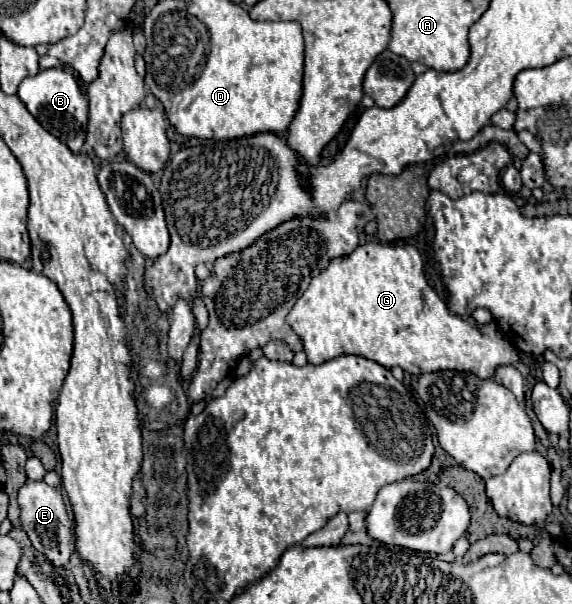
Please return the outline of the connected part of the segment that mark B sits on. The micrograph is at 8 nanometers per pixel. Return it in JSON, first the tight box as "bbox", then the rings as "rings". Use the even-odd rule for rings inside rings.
{"bbox":[18,69,88,153],"rings":[[[42,69],[34,77],[26,77],[18,87],[18,97],[26,105],[26,109],[34,115],[34,119],[54,137],[58,137],[72,153],[80,153],[82,143],[86,139],[88,125],[88,99],[82,93],[76,77],[66,69]]]}

